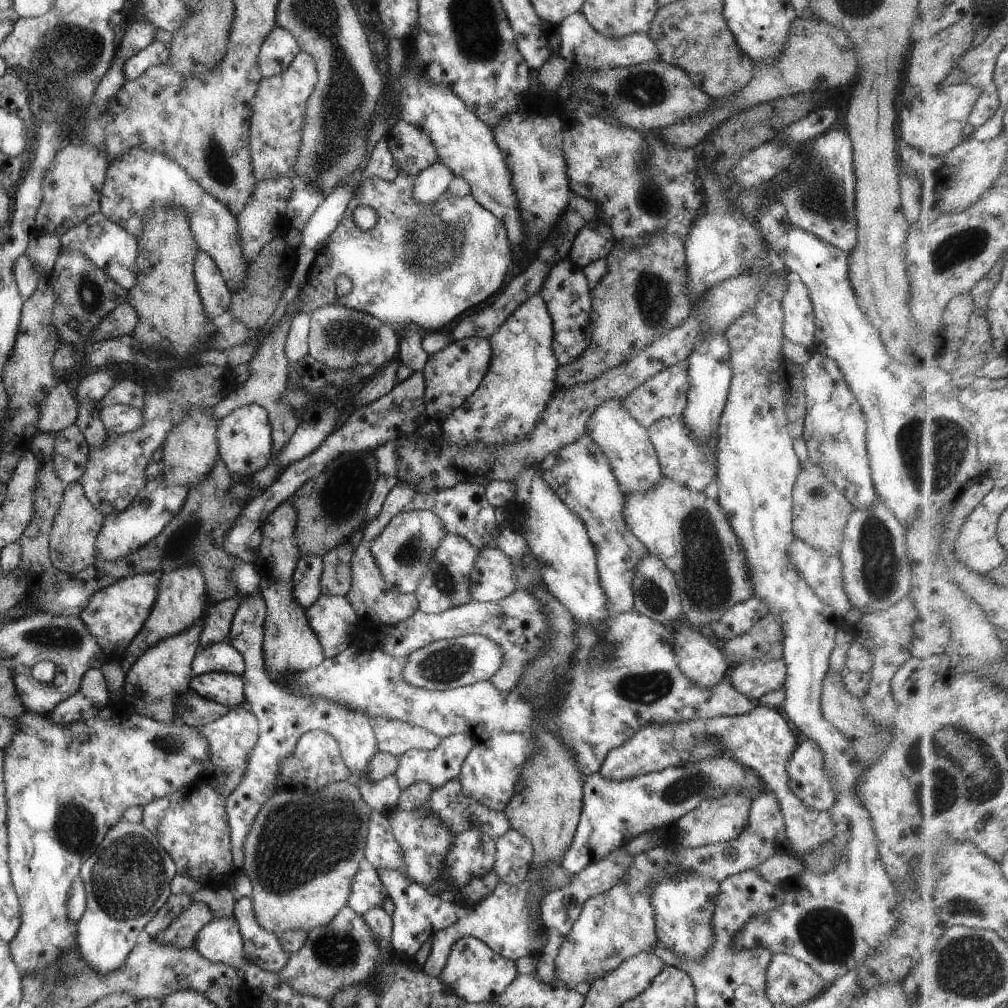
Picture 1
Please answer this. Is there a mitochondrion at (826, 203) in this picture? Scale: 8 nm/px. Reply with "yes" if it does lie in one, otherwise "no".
yes

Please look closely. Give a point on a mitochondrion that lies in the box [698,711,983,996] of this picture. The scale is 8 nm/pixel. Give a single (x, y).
(827, 933)

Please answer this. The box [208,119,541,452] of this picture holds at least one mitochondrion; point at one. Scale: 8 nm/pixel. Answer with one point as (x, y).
(431, 245)

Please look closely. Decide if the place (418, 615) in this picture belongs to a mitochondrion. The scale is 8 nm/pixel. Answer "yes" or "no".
no

